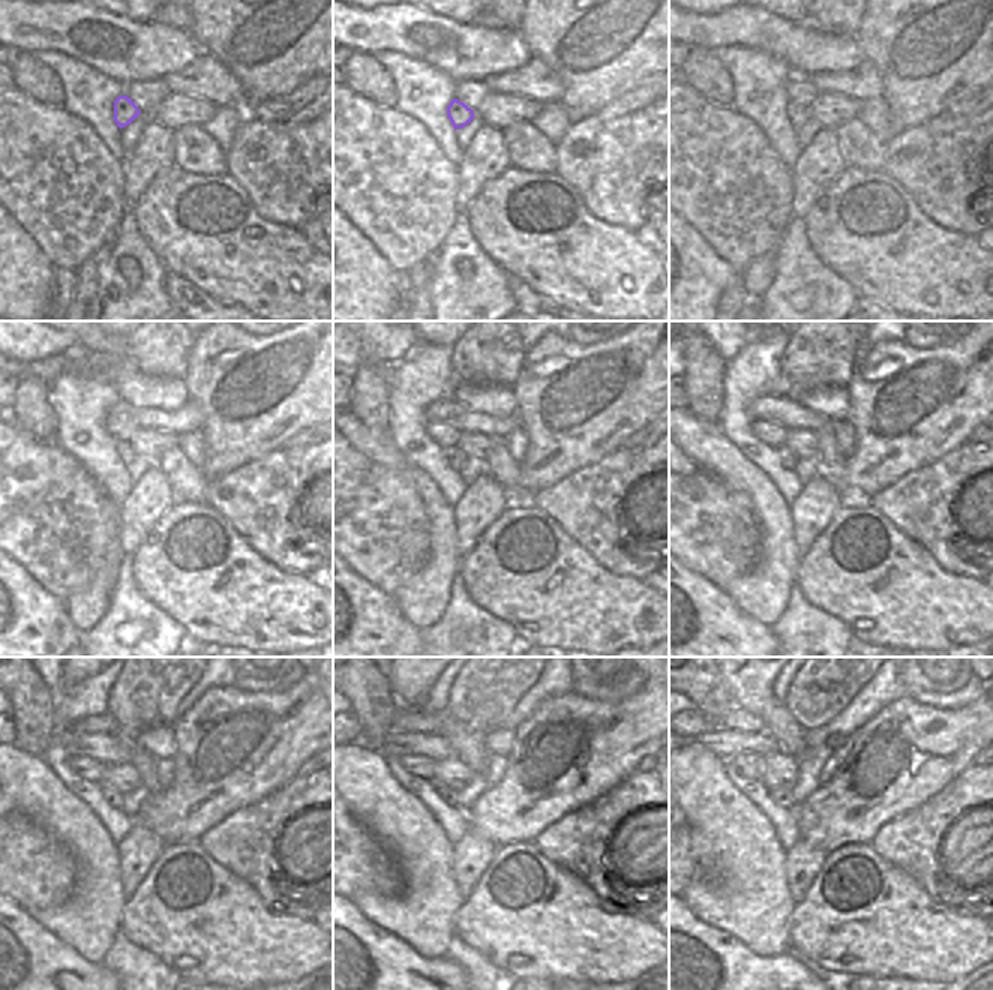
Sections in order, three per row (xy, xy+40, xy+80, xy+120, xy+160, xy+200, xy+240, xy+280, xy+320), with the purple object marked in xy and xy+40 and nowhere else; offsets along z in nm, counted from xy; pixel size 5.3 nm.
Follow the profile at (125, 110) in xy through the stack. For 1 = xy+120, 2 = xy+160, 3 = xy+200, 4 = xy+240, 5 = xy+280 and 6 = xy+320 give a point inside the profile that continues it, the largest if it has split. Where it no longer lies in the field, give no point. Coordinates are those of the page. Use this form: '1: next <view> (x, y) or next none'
1: next xy+120 (125, 450)
2: next xy+160 (455, 458)
3: next xy+200 (788, 459)
4: next xy+240 (111, 795)
5: next xy+280 (447, 795)
6: next xy+320 (782, 797)

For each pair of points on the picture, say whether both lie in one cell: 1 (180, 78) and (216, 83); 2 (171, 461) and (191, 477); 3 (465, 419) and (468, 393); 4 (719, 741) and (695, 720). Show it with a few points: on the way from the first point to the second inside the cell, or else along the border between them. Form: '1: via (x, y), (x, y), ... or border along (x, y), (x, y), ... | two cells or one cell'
1: via (189, 81), (207, 81) | one cell
2: via (174, 467), (185, 477) | one cell
3: border along (453, 398), (473, 410), (501, 416) | two cells
4: border along (713, 728), (684, 738) | two cells

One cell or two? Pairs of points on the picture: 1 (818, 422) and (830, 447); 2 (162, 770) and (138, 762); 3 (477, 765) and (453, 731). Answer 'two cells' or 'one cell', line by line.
1: two cells
2: two cells
3: one cell

